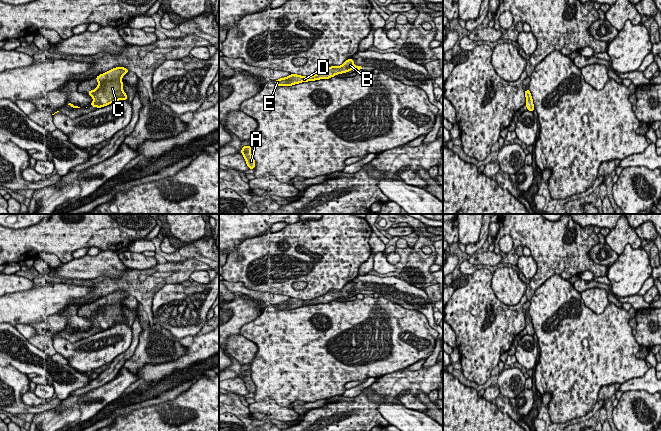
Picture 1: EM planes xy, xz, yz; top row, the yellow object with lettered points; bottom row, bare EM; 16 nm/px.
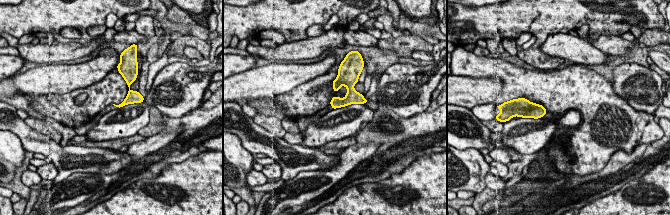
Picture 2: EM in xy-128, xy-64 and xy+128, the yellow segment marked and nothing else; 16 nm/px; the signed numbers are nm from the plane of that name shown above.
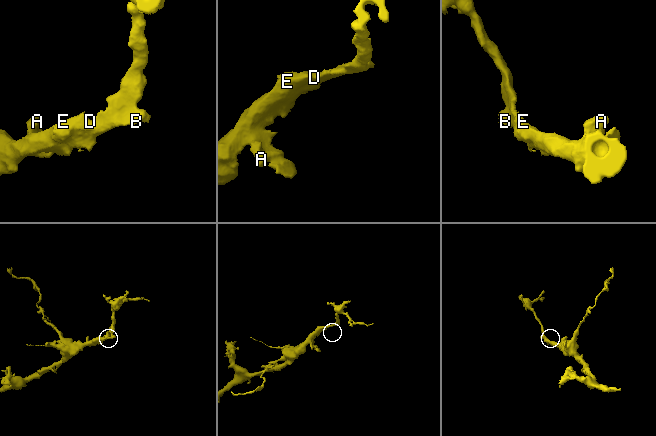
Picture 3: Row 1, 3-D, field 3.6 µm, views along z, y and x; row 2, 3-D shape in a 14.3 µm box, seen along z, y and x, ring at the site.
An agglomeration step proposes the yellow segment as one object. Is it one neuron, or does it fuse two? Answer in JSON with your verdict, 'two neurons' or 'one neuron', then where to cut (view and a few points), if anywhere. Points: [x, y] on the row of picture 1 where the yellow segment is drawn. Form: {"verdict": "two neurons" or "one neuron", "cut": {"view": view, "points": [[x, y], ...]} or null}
{"verdict": "one neuron", "cut": null}

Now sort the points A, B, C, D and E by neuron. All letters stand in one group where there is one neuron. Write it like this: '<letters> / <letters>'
A B C D E

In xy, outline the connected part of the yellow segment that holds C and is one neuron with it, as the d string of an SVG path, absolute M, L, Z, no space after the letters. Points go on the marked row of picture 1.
M120 66L97 76L98 86L88 92L94 99L90 106L101 108L118 100L127 100L122 87L122 77L128 72L128 69Z

